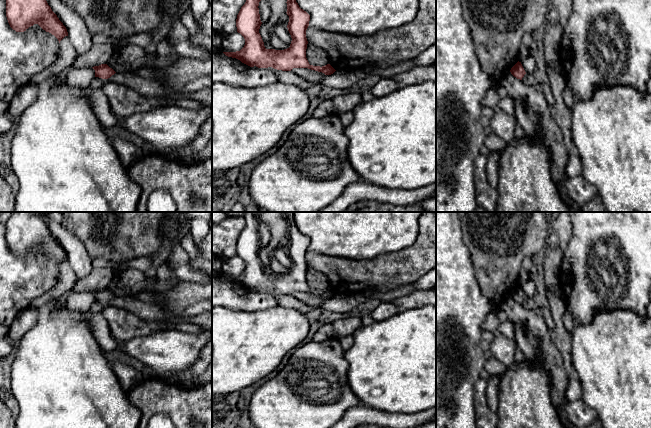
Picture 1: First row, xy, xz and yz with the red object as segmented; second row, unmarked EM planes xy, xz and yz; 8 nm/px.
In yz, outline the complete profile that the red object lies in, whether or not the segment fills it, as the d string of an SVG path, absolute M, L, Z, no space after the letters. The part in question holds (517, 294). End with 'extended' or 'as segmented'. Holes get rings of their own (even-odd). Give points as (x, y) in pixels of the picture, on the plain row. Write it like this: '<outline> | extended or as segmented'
M517 286L510 294L511 298L517 303L522 304L524 299L526 298L521 286Z | as segmented

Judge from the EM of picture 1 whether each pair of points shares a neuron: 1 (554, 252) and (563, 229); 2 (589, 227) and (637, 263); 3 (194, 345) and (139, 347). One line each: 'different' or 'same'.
1: same
2: same
3: same

